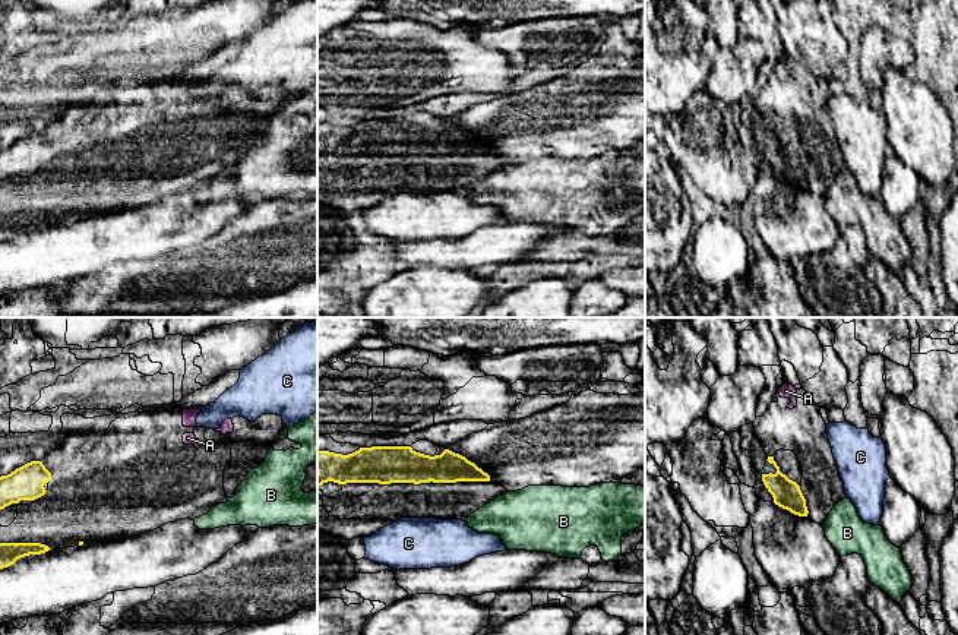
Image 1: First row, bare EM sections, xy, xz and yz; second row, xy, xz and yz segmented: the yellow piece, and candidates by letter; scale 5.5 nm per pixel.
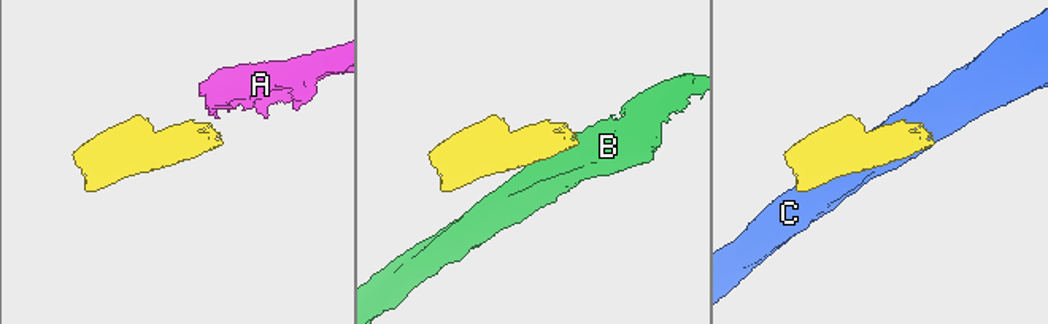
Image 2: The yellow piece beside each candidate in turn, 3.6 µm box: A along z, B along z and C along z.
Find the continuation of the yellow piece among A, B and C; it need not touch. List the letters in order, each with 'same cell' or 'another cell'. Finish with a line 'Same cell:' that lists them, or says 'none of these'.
A: same cell
B: another cell
C: another cell
Same cell: A

